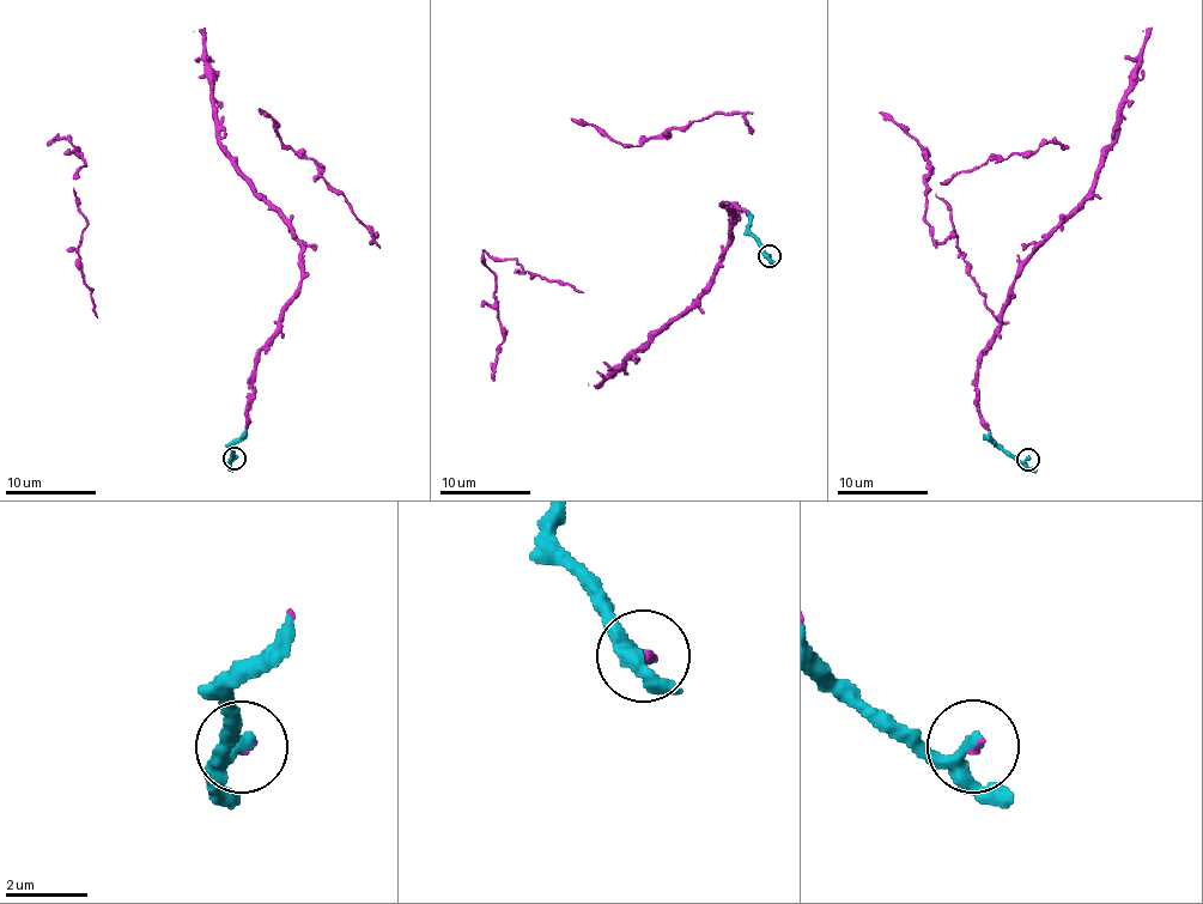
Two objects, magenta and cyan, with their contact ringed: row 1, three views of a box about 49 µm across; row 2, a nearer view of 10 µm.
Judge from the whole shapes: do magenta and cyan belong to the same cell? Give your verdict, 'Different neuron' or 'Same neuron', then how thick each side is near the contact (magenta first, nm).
Same neuron. Thickness 90 nm (magenta) against 280 nm

